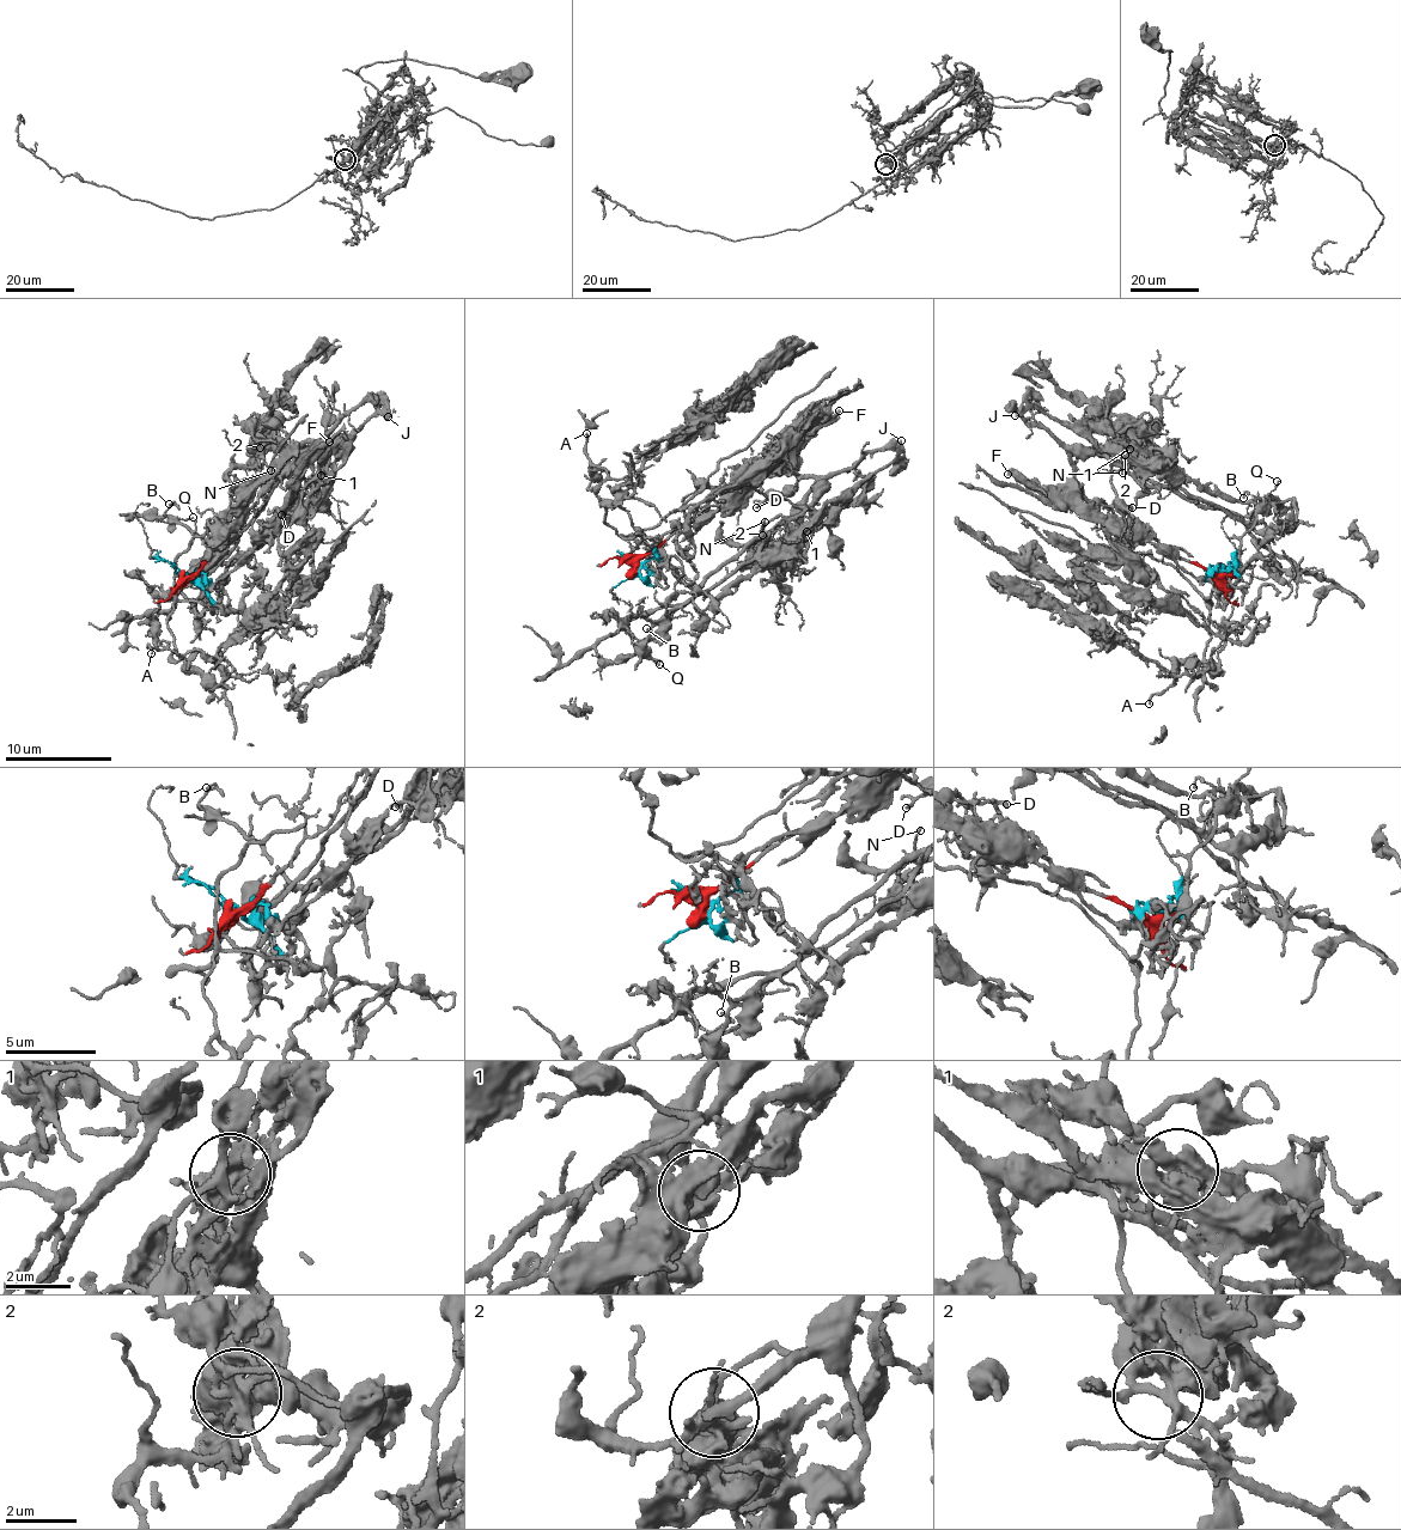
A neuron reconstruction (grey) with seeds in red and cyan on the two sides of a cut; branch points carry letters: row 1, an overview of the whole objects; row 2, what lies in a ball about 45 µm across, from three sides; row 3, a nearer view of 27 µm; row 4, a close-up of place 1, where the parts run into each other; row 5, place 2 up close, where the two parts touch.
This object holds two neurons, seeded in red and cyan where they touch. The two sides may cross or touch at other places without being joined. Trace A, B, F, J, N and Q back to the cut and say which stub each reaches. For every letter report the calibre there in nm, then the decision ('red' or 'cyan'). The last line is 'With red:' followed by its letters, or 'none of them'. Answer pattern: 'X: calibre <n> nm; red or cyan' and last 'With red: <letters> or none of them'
A: calibre 130 nm; cyan
B: calibre 80 nm; red
F: calibre 280 nm; cyan
J: calibre 280 nm; cyan
N: calibre 110 nm; red
Q: calibre 120 nm; red
With red: B, N, Q

